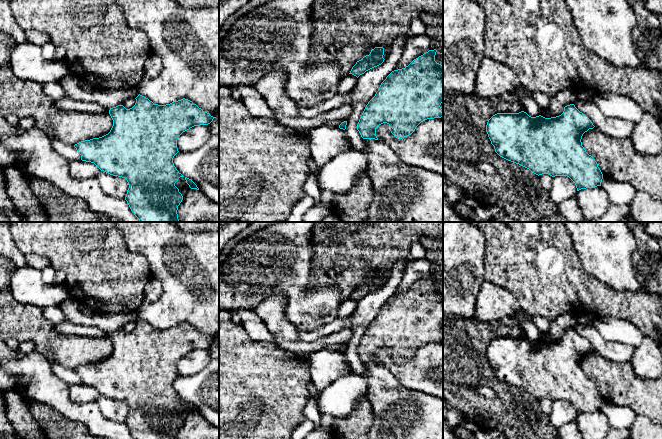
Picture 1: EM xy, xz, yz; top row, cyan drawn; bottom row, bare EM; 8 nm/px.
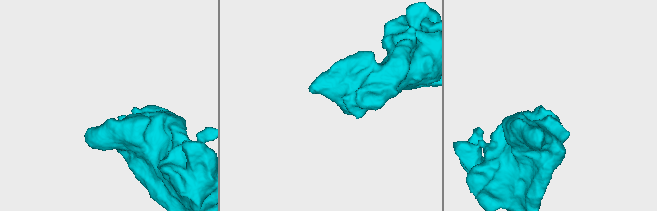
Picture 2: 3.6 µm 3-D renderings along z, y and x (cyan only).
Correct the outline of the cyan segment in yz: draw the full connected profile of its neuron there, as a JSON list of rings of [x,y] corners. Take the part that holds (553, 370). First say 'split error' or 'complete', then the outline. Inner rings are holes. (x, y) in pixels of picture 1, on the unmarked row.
complete; [[[570,328],[564,331],[561,339],[551,342],[545,342],[541,339],[531,341],[524,335],[519,337],[497,337],[488,344],[486,356],[495,376],[500,381],[519,388],[538,400],[542,398],[549,398],[552,401],[567,400],[575,407],[577,415],[579,415],[601,410],[603,403],[603,398],[597,386],[586,376],[581,366],[583,358],[594,351],[585,338],[580,336],[574,328]]]

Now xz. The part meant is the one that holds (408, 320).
complete; [[[436,273],[429,274],[405,292],[394,294],[386,301],[375,320],[366,329],[357,348],[357,354],[363,363],[378,364],[376,352],[383,347],[390,350],[390,355],[396,362],[402,363],[411,359],[424,344],[443,340],[443,334],[440,331],[443,326],[443,289],[435,285],[436,276]]]

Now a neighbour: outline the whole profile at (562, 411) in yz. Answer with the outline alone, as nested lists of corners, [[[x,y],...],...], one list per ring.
[[[555,400],[552,403],[549,423],[559,429],[563,424],[575,420],[577,412],[575,407],[567,400]]]

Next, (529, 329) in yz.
[[[522,321],[520,327],[523,331],[523,335],[529,340],[536,341],[541,338],[542,334],[532,321]]]

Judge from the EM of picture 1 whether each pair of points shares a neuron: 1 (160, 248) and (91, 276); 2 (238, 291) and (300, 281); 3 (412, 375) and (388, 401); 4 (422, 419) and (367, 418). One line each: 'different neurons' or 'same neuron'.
1: different neurons
2: same neuron
3: different neurons
4: different neurons

